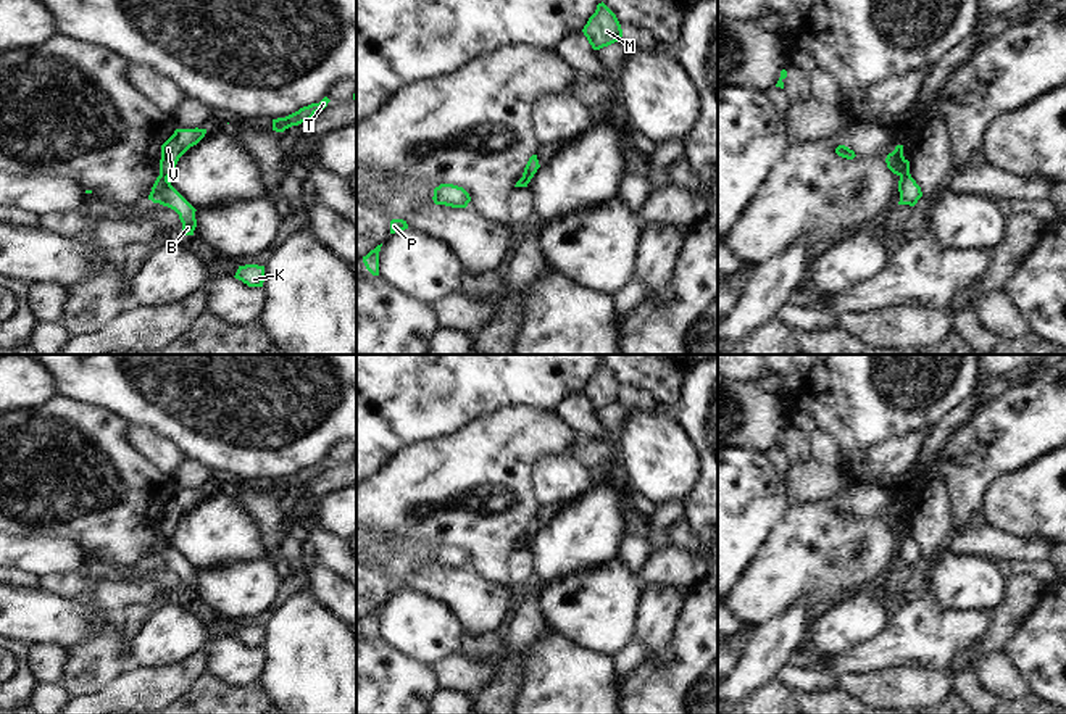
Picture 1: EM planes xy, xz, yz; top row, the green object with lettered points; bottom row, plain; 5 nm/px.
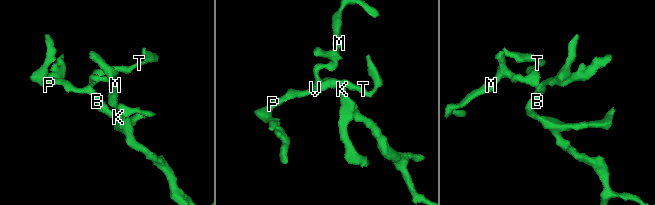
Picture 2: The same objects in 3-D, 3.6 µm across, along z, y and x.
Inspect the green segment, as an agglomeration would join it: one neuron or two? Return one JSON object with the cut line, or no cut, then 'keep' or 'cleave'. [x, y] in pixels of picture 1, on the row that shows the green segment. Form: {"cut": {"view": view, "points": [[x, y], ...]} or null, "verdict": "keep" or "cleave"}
{"cut": {"view": "yz", "points": [[908, 171], [900, 176]]}, "verdict": "cleave"}

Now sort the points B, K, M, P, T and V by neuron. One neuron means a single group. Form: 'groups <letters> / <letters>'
groups B K P / M T V

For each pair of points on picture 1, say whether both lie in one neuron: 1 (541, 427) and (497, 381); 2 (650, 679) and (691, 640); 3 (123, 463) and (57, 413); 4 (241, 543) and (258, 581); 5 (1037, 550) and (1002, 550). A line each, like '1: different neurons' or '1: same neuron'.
1: different neurons
2: same neuron
3: same neuron
4: different neurons
5: same neuron

